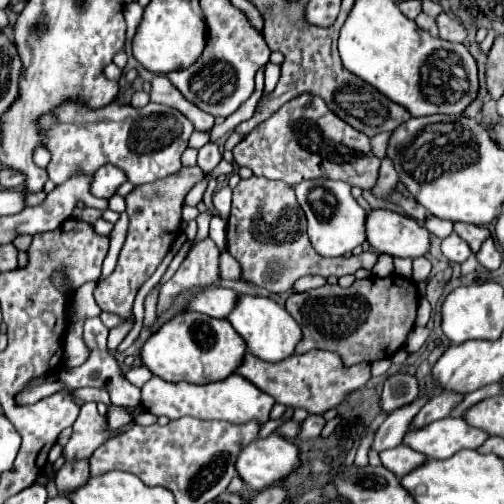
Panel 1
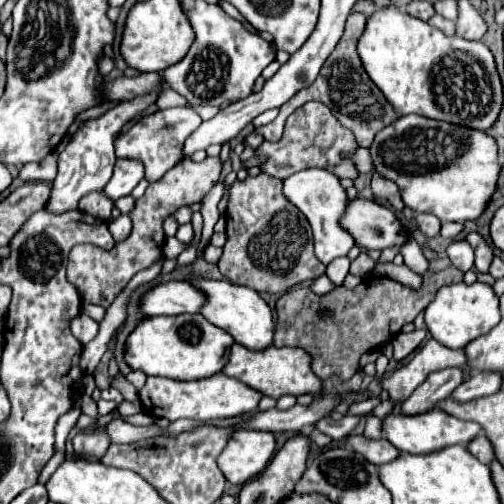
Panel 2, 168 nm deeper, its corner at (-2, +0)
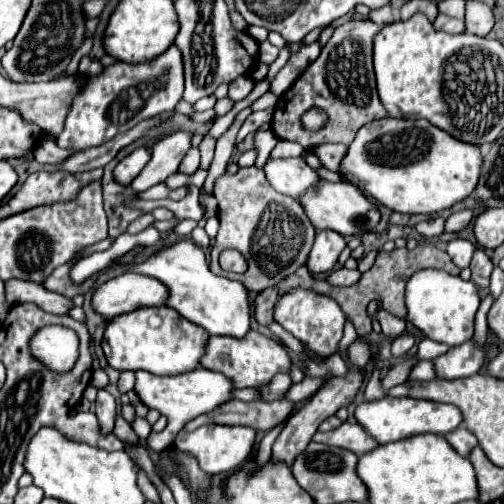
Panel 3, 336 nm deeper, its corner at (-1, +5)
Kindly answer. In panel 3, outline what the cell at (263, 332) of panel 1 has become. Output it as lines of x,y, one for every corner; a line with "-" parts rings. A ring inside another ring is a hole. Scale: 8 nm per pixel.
181,239
155,251
149,259
135,263
129,271
161,281
169,291
165,305
175,309
187,321
203,327
209,335
245,337
245,333
251,329
251,303
245,287
239,281
213,275
201,247
191,243
191,239

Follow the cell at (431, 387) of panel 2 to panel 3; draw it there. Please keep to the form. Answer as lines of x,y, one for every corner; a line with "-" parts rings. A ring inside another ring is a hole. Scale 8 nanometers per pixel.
473,339
465,341
463,345
451,347
449,353
445,353
433,361
435,369
437,369
437,377
461,379
461,377
479,373
479,369
485,363
487,351
489,349
485,345
477,345

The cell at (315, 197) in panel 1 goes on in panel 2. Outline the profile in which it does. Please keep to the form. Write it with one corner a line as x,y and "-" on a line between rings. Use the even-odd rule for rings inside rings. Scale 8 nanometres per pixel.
318,168
302,170
284,180
284,196
308,218
312,232
314,232
316,256
322,264
330,264
334,258
348,254
348,250
354,246
354,238
348,230
342,228
340,220
342,220
350,200
346,196
344,186
340,184
340,180
334,174
330,174
328,170
318,170

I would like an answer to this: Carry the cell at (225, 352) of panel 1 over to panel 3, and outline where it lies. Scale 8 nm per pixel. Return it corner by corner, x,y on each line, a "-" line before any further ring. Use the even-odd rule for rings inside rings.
141,307
107,321
103,333
103,353
117,371
149,371
153,375
179,375
199,367
207,333
169,307

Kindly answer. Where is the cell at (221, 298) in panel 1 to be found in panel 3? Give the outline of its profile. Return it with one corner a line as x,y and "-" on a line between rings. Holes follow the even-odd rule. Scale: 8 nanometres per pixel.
125,273
109,279
93,291
91,307
105,319
113,319
119,313
129,313
131,309
163,305
165,287
151,277
141,277
135,273

